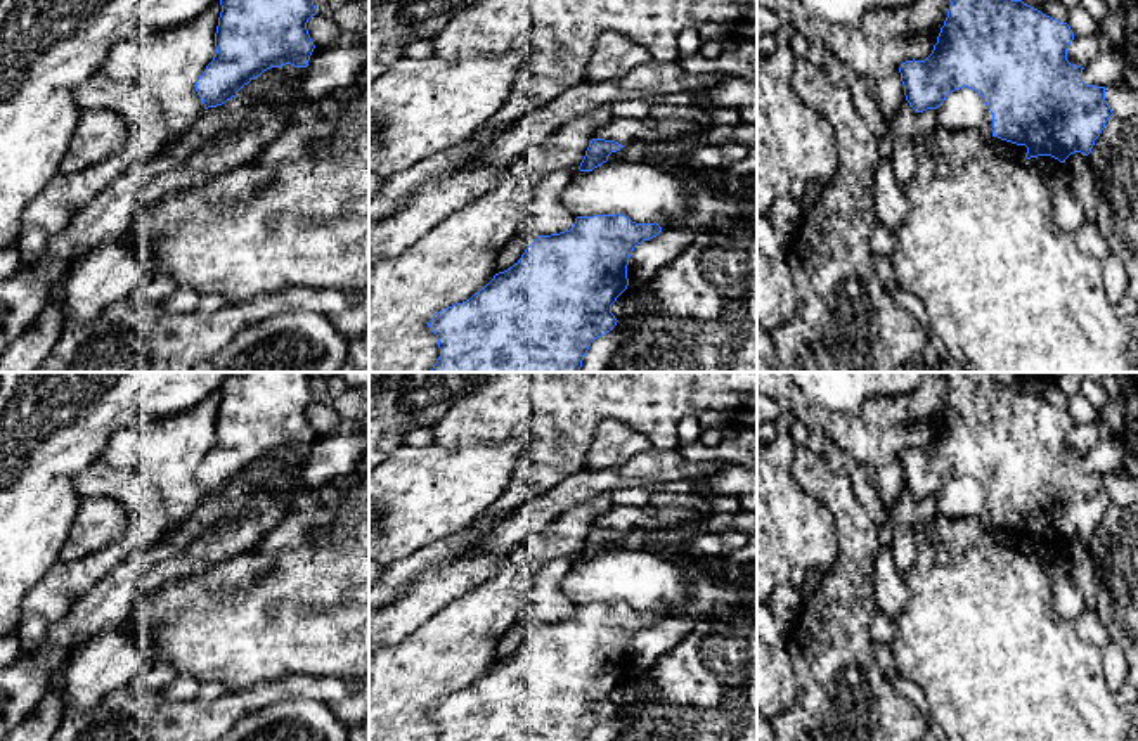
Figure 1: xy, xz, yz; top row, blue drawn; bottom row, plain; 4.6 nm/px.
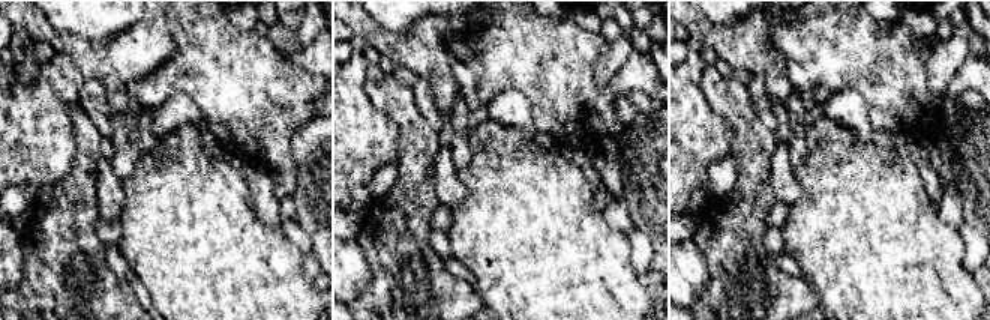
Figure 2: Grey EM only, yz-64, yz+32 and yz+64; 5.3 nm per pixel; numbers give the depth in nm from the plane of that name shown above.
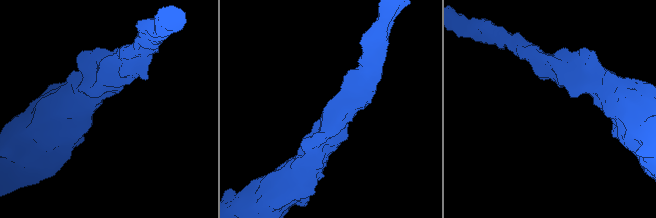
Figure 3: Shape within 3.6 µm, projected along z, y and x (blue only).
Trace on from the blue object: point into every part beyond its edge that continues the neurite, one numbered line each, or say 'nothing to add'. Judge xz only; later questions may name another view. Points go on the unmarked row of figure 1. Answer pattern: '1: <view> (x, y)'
nothing to add

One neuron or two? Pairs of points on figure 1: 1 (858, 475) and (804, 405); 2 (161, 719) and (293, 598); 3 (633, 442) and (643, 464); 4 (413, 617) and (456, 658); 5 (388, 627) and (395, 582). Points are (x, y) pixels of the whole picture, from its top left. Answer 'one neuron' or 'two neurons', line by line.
1: two neurons
2: two neurons
3: two neurons
4: two neurons
5: two neurons

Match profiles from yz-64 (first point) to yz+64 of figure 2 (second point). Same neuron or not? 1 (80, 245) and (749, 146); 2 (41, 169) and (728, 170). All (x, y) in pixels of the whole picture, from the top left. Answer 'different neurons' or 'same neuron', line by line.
1: same neuron
2: different neurons

